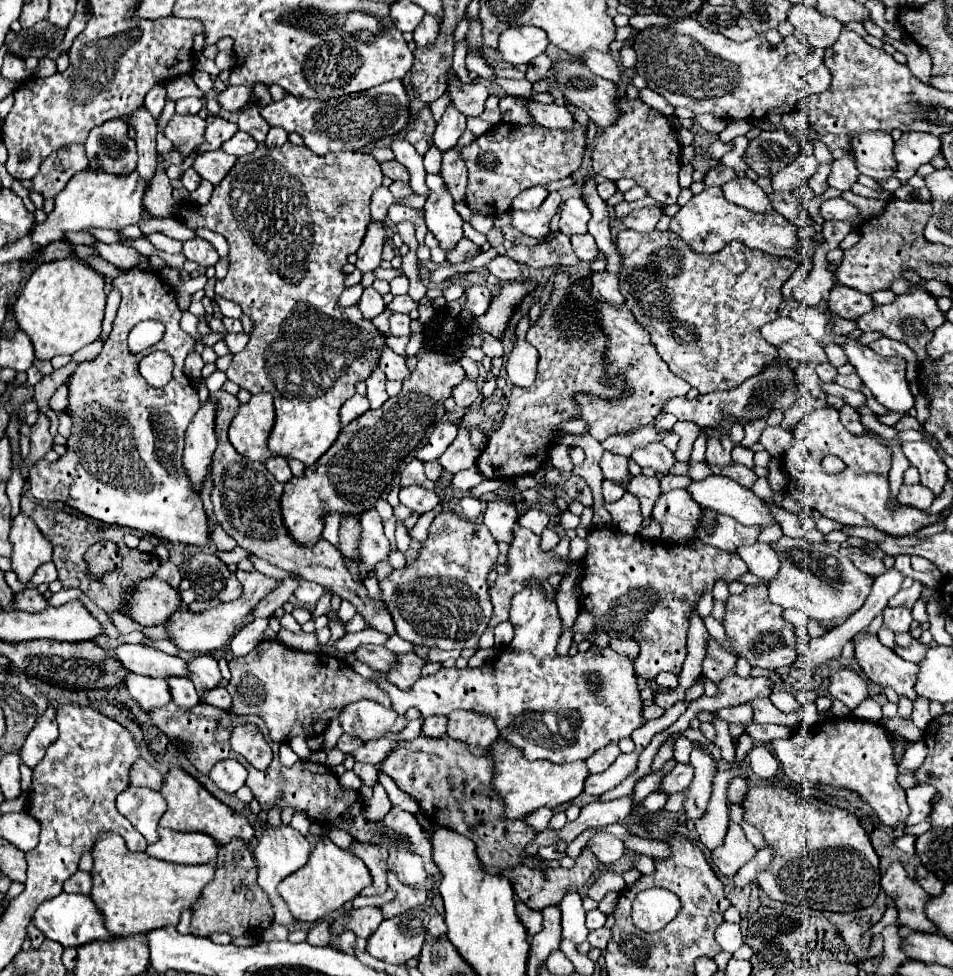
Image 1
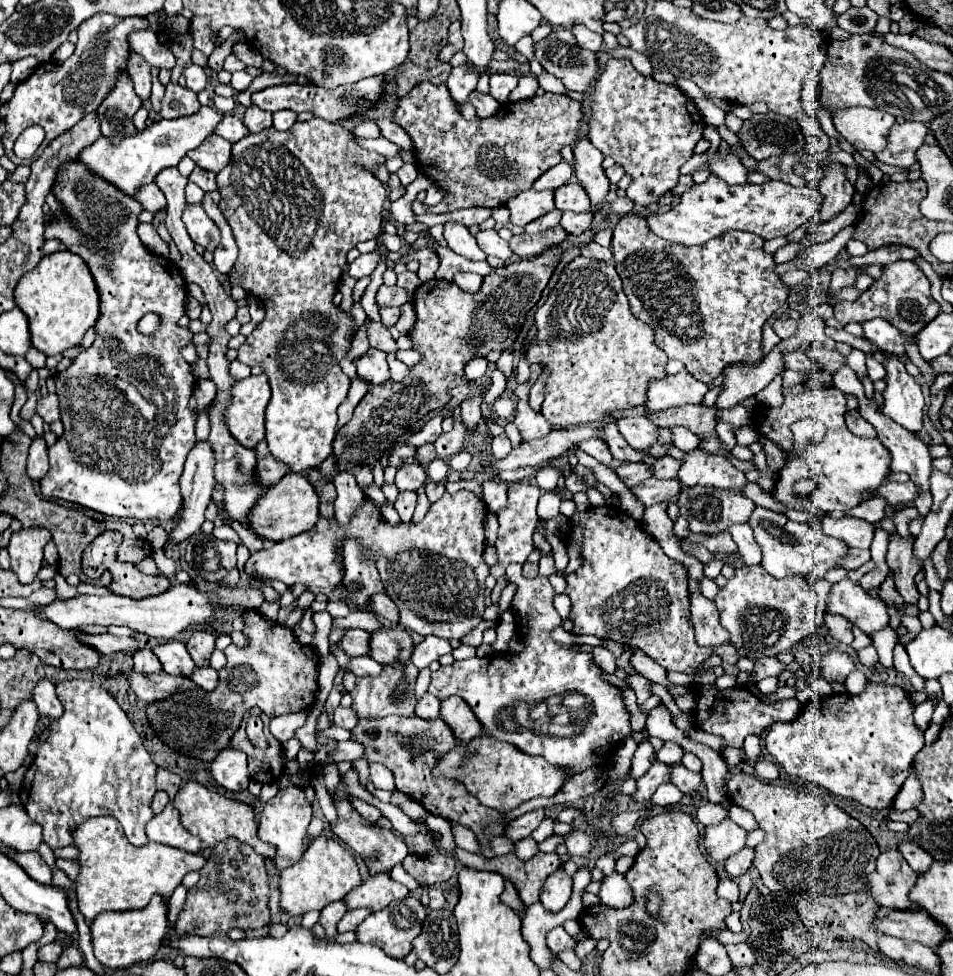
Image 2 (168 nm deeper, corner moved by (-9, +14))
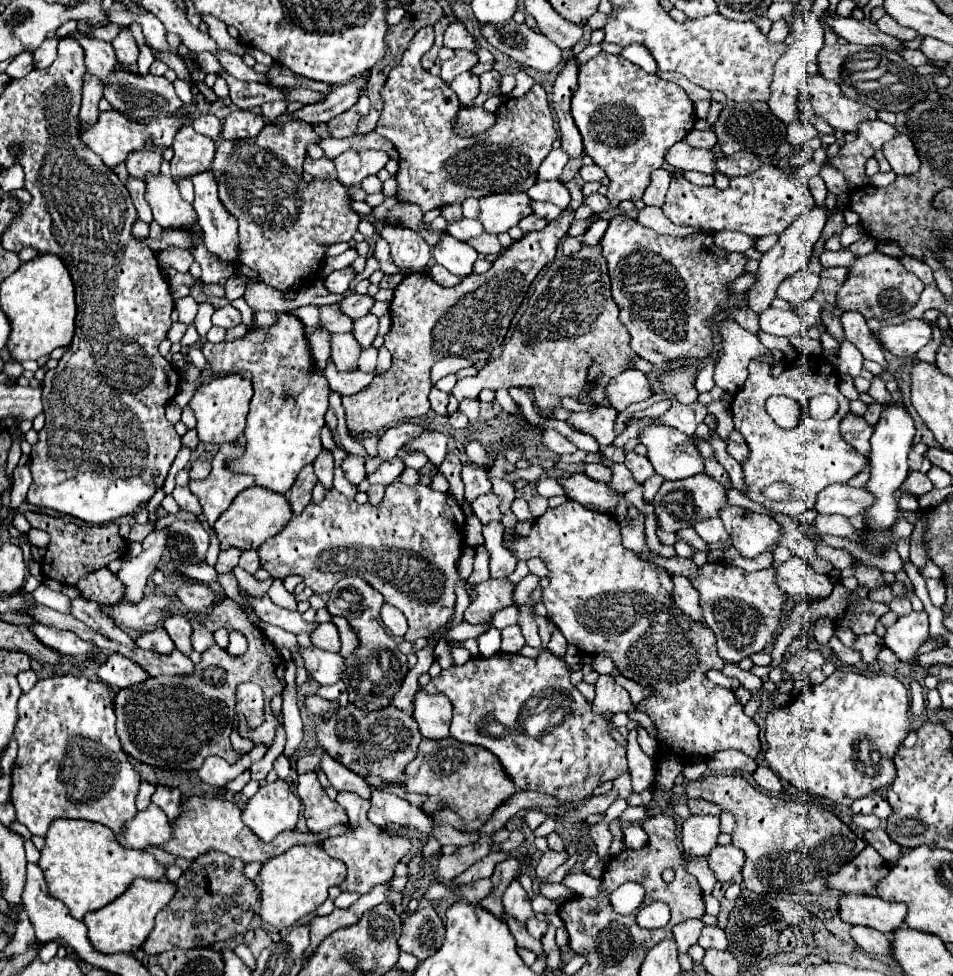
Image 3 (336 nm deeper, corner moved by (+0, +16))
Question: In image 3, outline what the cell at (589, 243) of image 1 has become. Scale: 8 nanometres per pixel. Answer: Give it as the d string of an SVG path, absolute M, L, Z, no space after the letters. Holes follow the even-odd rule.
M531 200L531 210L533 210L533 214L537 214L537 216L541 216L541 218L547 218L549 222L551 222L553 218L557 218L559 212L561 212L555 204L549 204L549 202L535 202L535 200Z

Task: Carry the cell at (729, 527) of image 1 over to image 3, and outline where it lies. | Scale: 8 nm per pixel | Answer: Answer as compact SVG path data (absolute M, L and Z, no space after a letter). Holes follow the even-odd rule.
M697 474L697 476L691 476L691 478L677 480L677 482L663 482L659 492L653 498L655 516L657 516L659 528L663 532L677 532L681 528L693 526L697 520L717 516L717 512L725 504L727 504L725 502L725 488L707 474ZM667 492L671 492L671 494L667 494ZM675 492L689 492L689 496L687 494L675 494Z

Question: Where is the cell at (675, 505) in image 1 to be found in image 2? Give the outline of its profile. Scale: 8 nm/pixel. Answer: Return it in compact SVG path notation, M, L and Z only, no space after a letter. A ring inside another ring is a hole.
M650 478L642 482L642 486L634 486L632 492L646 504L652 506L656 502L676 502L682 492L682 482L678 480L658 480Z

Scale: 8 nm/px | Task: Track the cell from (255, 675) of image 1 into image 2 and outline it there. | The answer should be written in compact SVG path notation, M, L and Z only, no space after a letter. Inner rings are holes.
M246 610L244 634L248 636L248 646L228 646L224 650L228 666L218 670L218 690L186 690L146 708L152 728L174 750L212 762L230 744L230 736L250 708L256 706L268 718L276 718L288 712L308 712L316 704L320 664L318 654L310 646L300 644L288 626L268 622L256 610Z

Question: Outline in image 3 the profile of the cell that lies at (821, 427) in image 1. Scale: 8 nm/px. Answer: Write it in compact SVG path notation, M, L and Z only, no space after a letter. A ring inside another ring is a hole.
M801 354L779 376L771 374L771 366L767 362L755 360L753 364L749 364L749 376L743 388L739 388L739 392L733 396L731 404L733 426L743 434L749 446L749 458L741 464L743 480L747 486L745 496L773 512L799 518L805 508L813 508L819 490L835 482L845 484L849 478L859 474L867 466L867 458L857 454L857 450L853 450L839 432L839 422L847 412L849 400L839 392L839 376L833 364L819 354ZM817 394L831 394L839 403L837 414L827 422L819 422L809 414L809 402ZM769 396L789 396L799 404L801 420L797 428L783 430L771 420L771 416L765 412L765 400ZM775 482L785 482L791 486L793 494L789 500L773 502L763 496L763 490Z

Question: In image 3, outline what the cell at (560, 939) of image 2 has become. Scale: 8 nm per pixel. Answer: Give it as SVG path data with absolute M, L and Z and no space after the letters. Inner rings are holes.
M529 918L529 920L525 922L525 928L527 928L527 932L529 932L533 938L541 940L543 934L545 934L545 930L547 930L547 922L537 920L537 918Z

